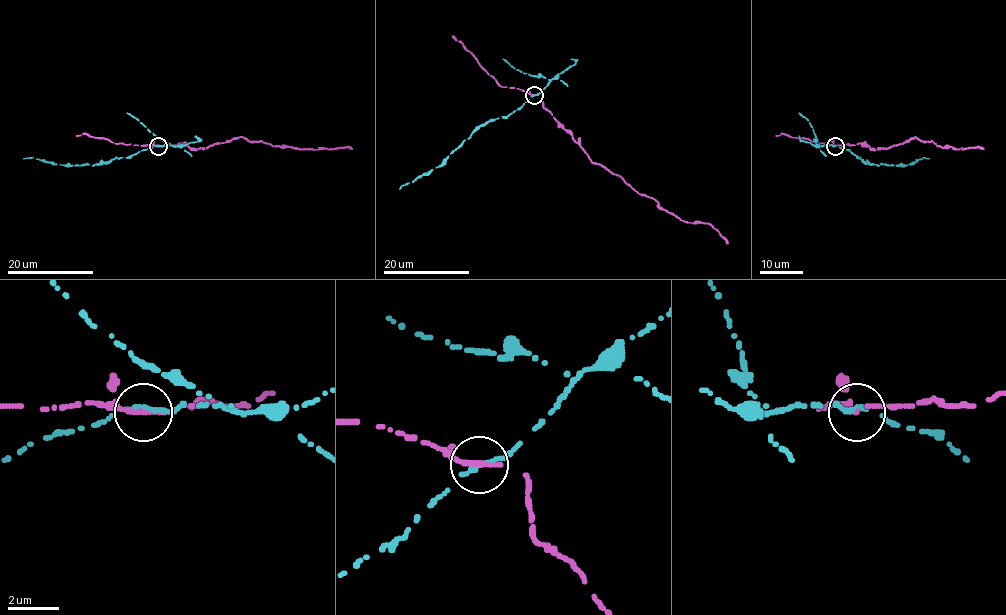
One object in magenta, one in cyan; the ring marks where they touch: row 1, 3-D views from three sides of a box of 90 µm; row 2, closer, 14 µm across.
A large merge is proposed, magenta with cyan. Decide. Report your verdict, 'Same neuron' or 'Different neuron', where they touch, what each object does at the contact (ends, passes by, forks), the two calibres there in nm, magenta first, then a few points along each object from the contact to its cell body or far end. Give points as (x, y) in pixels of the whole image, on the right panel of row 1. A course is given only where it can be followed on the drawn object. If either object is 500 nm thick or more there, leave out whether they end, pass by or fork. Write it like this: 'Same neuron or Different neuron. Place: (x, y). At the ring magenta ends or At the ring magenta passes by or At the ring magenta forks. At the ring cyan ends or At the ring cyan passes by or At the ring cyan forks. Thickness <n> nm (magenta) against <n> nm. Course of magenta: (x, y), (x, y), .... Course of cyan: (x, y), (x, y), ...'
Different neuron. Place: (835, 146). At the ring magenta ends. At the ring cyan ends. Thickness 280 nm (magenta) against 280 nm. Course of magenta: (835, 146), (866, 143), (870, 148), (888, 148), (914, 137), (934, 142), (937, 146), (983, 148). Course of cyan: (835, 145), (870, 164), (905, 166), (923, 157), (928, 158)

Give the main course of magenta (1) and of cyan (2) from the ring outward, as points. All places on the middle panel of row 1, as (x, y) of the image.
1: (534, 95), (542, 96), (543, 107), (593, 163), (688, 223), (707, 223), (727, 243)
2: (534, 95), (506, 116), (482, 124), (440, 165), (399, 188)

